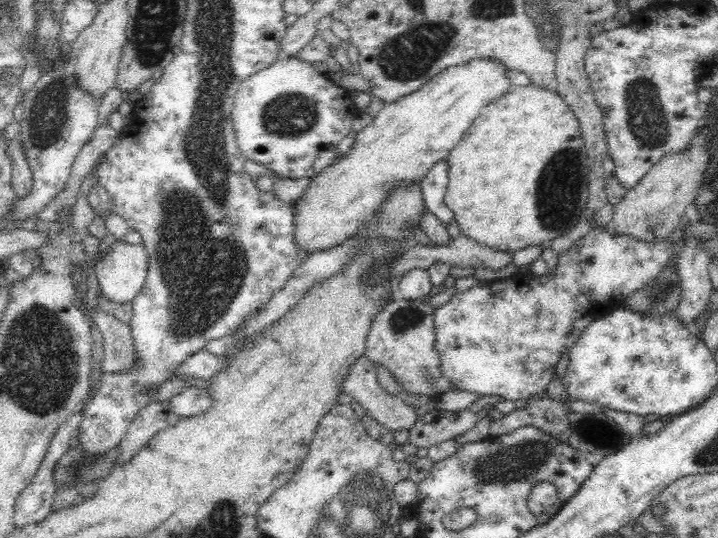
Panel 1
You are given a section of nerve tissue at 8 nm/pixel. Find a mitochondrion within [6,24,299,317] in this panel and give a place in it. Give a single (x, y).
(51, 115)

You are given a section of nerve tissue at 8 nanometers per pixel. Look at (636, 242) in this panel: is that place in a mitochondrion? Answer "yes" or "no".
no

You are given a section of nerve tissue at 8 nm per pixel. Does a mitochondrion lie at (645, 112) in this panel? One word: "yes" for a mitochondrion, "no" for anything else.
yes

